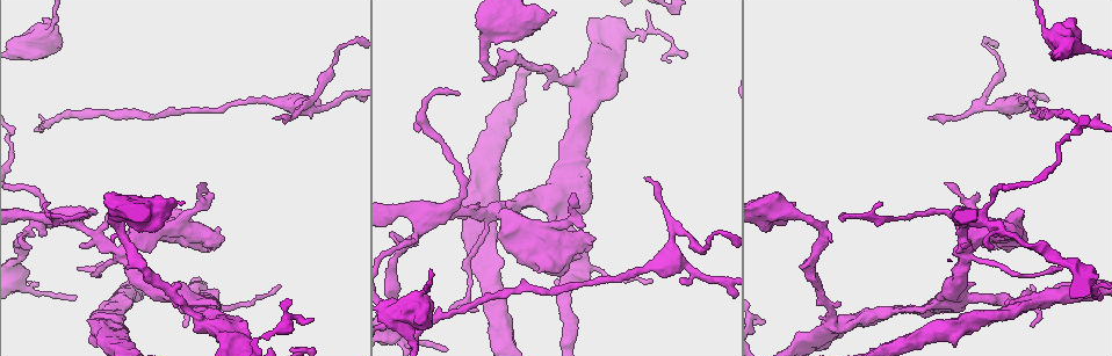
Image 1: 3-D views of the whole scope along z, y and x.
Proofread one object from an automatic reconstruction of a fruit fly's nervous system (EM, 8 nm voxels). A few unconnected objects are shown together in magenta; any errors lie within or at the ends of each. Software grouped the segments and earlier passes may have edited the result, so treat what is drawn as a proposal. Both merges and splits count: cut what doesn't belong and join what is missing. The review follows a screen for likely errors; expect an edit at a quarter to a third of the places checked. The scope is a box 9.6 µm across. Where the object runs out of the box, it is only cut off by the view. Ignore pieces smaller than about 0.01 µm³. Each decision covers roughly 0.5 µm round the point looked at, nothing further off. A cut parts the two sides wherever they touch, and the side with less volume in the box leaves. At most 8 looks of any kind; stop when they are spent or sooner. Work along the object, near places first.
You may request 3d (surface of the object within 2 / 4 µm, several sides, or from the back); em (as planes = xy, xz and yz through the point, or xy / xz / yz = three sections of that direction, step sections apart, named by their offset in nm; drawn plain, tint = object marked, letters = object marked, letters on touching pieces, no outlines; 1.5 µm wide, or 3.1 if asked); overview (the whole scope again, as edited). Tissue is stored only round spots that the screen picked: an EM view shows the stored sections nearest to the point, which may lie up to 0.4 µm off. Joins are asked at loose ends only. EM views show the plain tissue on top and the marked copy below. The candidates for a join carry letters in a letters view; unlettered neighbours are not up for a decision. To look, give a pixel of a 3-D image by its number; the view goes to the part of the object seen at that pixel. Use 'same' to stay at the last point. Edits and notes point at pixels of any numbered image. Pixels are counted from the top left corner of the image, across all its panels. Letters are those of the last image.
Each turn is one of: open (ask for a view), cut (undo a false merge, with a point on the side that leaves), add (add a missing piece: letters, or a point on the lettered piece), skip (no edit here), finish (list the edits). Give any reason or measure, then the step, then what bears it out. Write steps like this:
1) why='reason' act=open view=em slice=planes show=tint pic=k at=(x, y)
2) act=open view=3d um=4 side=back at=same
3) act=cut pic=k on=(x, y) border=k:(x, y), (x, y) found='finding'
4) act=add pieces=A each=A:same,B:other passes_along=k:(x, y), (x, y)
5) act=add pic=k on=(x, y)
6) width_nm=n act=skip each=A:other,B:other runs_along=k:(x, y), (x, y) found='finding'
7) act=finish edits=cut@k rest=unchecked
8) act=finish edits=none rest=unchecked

why='tapers out' act=open view=3d um=4 pic=1 at=(929, 117)

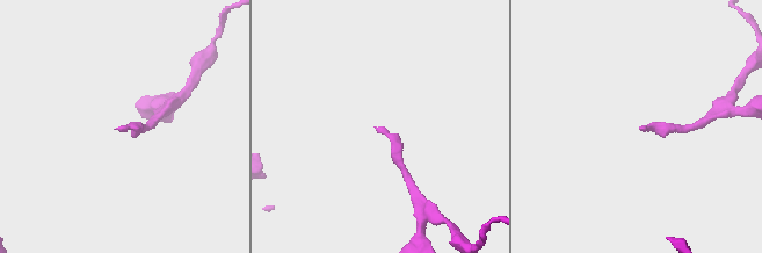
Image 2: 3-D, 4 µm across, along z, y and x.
act=open view=em slice=xz step=4 show=letters pic=2 at=(642, 128)

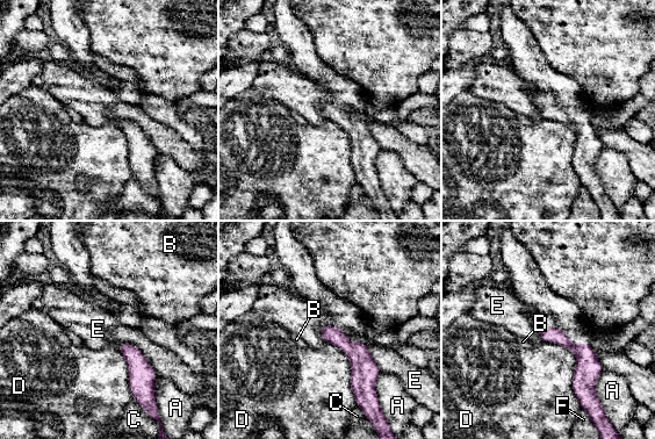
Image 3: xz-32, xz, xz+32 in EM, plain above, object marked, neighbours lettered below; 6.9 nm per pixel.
why='another direction' act=open view=em slice=planes show=letters at=same

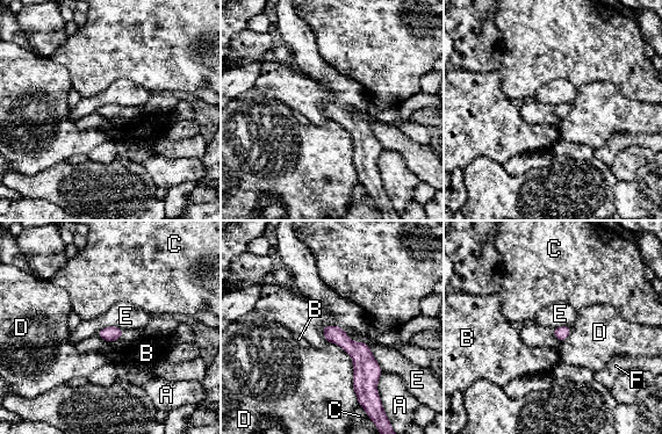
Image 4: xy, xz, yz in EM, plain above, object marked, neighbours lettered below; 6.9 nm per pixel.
act=skip each=A:other,B:other,C:other,D:other,E:other,F:other runs_along=4:(326, 328), (364, 361), (368, 391) found='none of them fits'

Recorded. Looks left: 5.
why='free end' act=open view=em slice=xz step=8 show=letters pic=1 at=(681, 279)

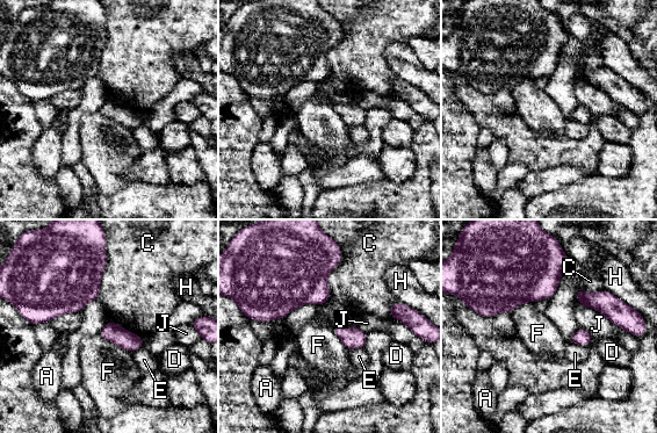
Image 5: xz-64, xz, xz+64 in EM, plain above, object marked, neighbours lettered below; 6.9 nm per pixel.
act=skip each=A:other,C:other,D:other,E:other,F:other,H:other,J:other border=5:(99, 333), (131, 352) found='none of them fits'

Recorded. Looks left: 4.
why='sudden change in width' act=open view=em slice=planes show=letters pic=1 at=(56, 16)

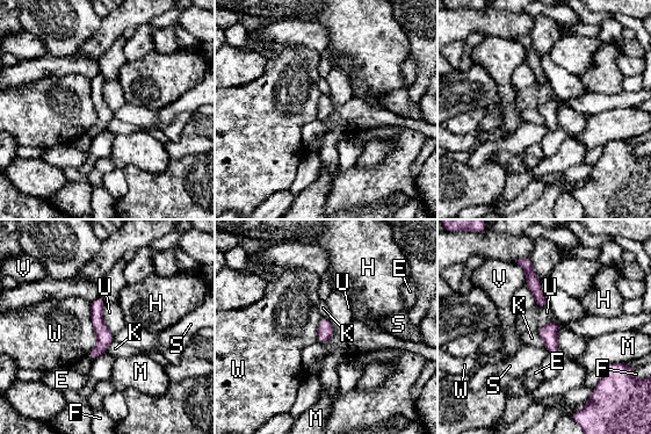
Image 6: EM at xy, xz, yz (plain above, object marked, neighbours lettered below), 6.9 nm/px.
act=skip each=E:other,F:other,H:other,K:other,M:other,S:other,U:other,V:other,W:other border=6:(105, 304), (103, 323), (113, 334) found='continuous, no second neuron'

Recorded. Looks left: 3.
act=finish edits=none rest=unchecked

